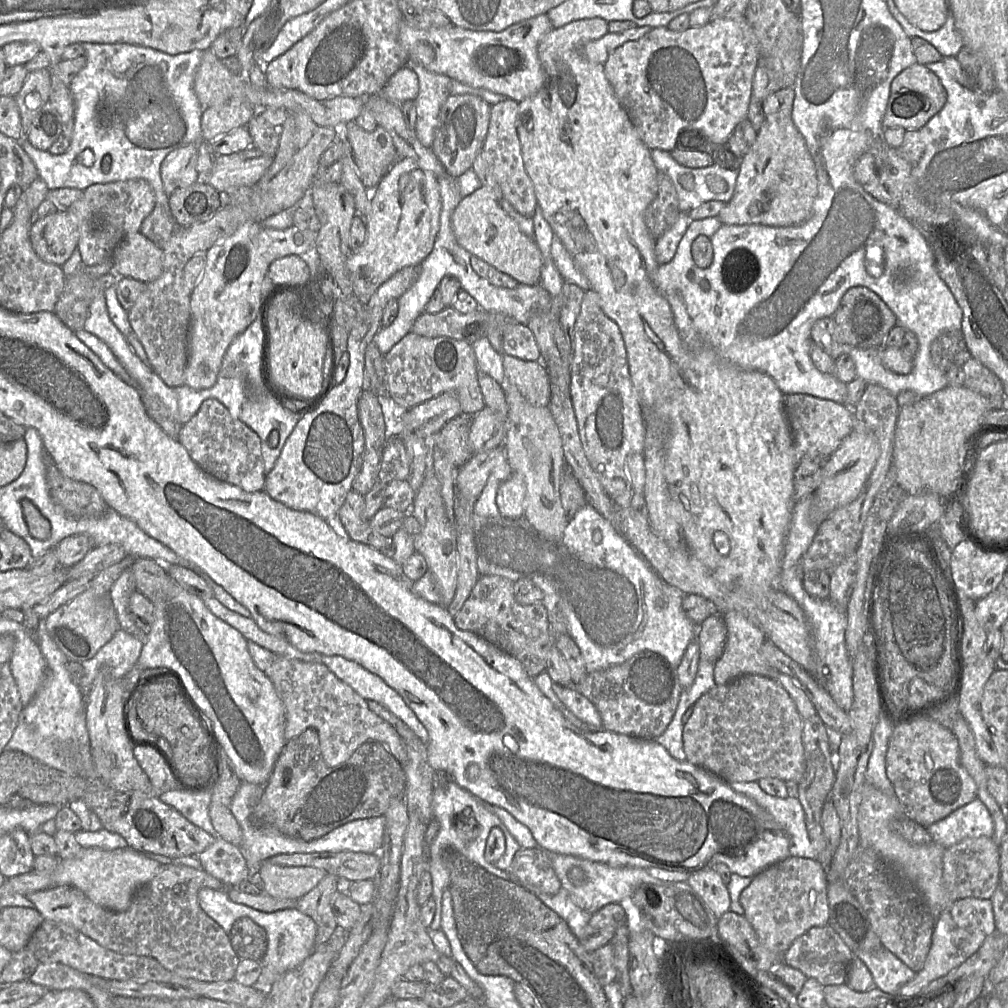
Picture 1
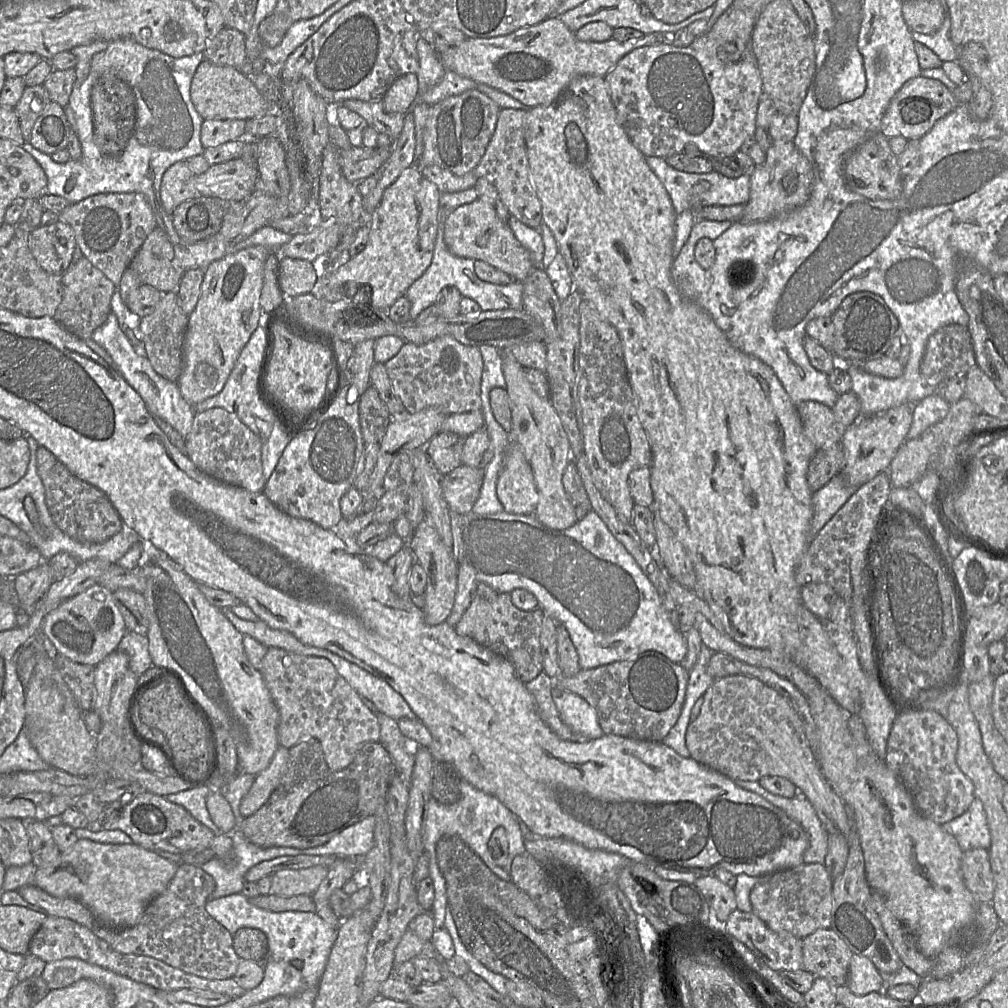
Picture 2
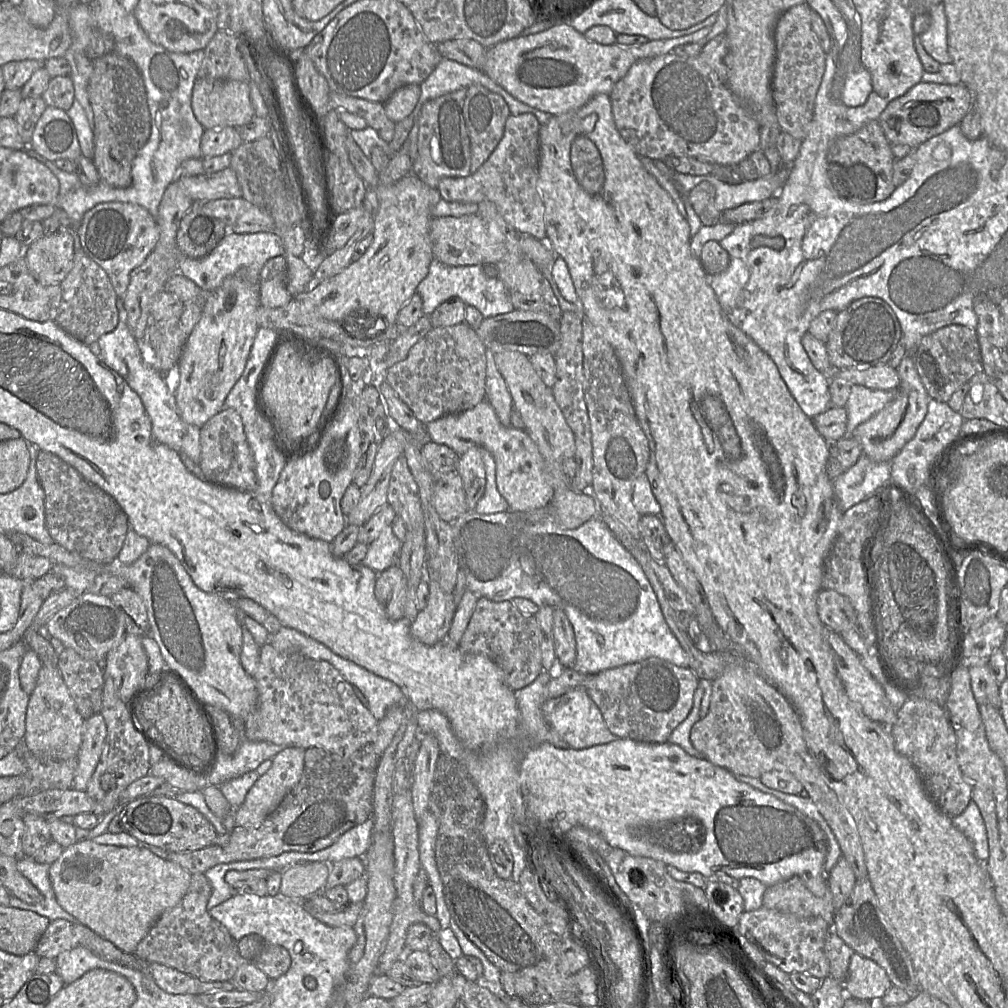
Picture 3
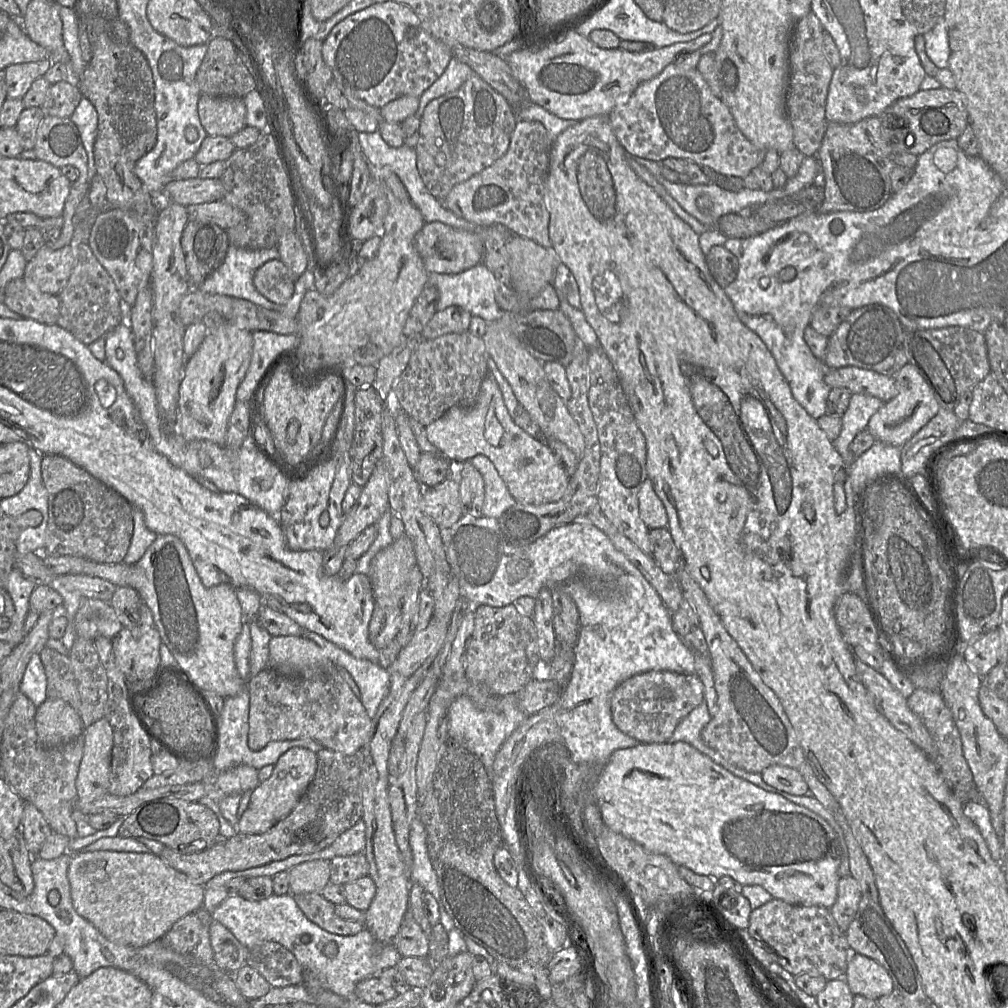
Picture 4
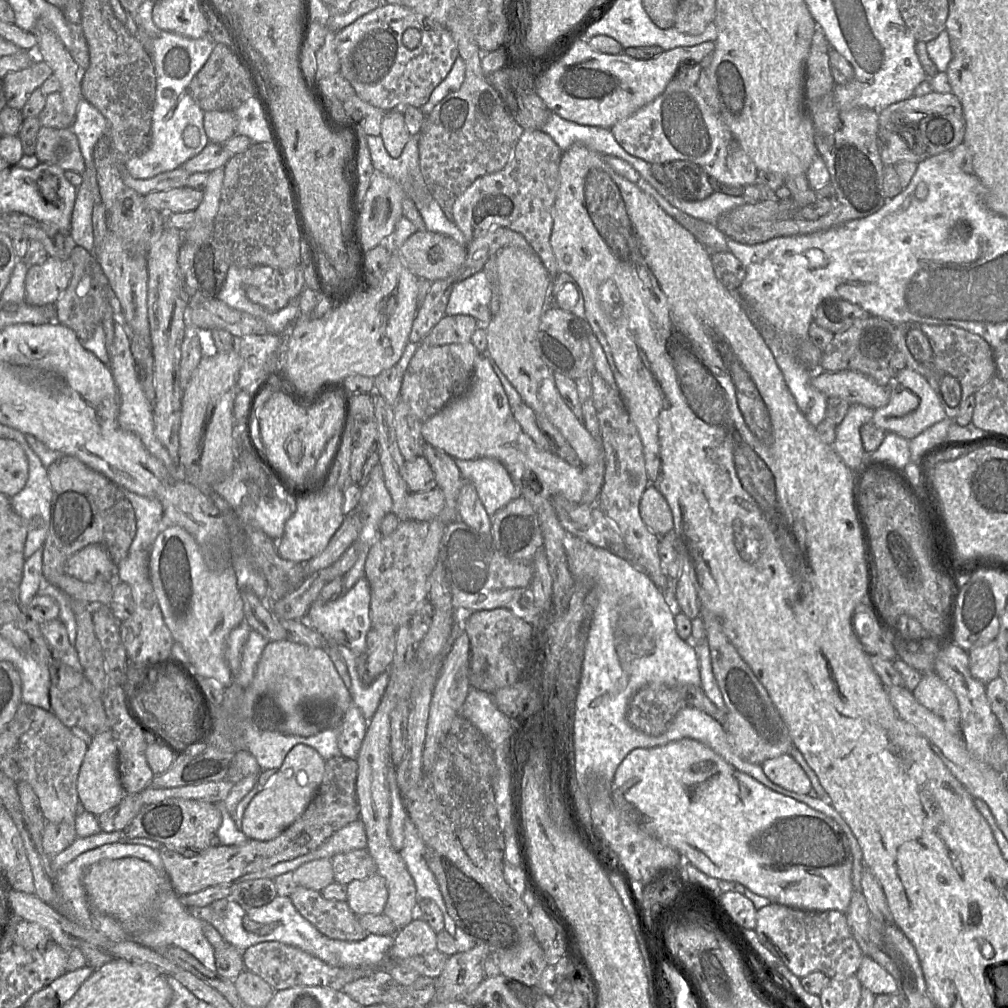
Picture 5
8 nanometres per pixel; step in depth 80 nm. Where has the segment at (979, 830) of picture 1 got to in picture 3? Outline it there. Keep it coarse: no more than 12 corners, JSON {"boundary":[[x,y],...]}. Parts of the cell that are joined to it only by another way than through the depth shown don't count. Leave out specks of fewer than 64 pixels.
{"boundary":[[971,800],[952,824],[970,840],[978,859],[989,856],[987,830]]}

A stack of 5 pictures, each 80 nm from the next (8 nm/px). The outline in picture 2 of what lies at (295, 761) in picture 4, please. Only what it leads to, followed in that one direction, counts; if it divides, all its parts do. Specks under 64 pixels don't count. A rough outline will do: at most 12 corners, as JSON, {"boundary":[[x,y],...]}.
{"boundary":[[279,745],[269,766],[256,775],[240,813],[253,815],[285,773],[289,749]]}

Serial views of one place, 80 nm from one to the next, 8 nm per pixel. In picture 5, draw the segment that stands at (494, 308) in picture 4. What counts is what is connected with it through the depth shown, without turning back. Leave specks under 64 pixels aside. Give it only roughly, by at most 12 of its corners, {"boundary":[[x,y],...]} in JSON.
{"boundary":[[481,270],[453,288],[446,315],[469,315],[487,330],[491,285]]}

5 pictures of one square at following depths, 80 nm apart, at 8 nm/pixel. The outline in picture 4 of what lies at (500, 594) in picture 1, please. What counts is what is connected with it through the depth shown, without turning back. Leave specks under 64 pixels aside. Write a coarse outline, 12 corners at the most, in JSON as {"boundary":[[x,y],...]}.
{"boundary":[[514,603],[475,610],[466,677],[519,693],[539,662],[532,616]]}

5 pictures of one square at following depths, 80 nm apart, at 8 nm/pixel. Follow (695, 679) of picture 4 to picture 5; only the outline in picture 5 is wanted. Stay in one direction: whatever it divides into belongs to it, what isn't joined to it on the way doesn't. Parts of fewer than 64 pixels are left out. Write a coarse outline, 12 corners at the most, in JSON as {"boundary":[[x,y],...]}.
{"boundary":[[648,684],[629,700],[626,719],[650,736],[687,706],[721,724],[725,714],[701,686]]}

